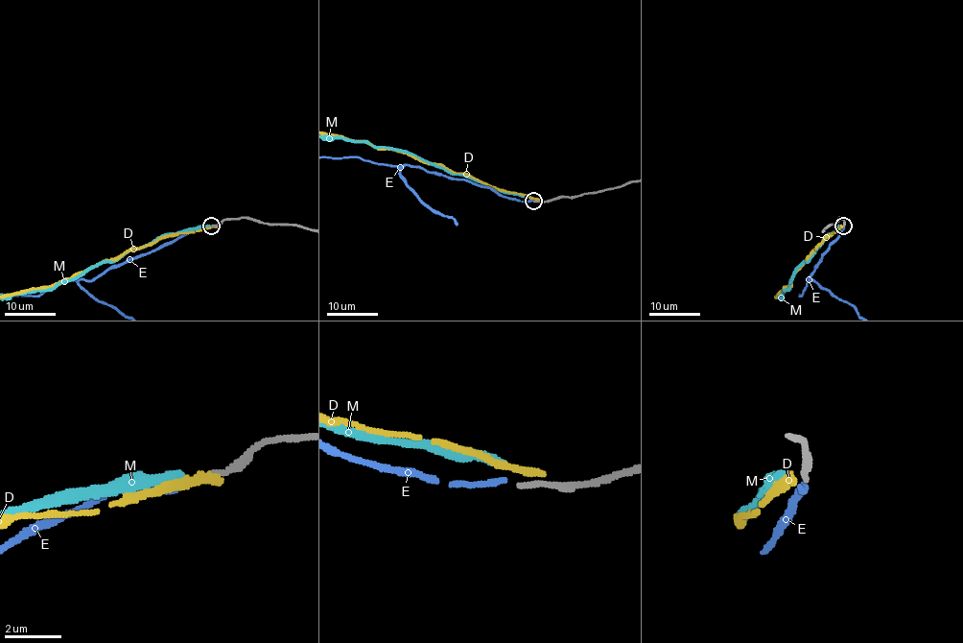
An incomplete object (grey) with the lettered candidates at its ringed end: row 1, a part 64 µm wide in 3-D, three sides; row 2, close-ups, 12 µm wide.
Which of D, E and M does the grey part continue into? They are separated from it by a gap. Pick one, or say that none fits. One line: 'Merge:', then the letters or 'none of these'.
Merge: E

